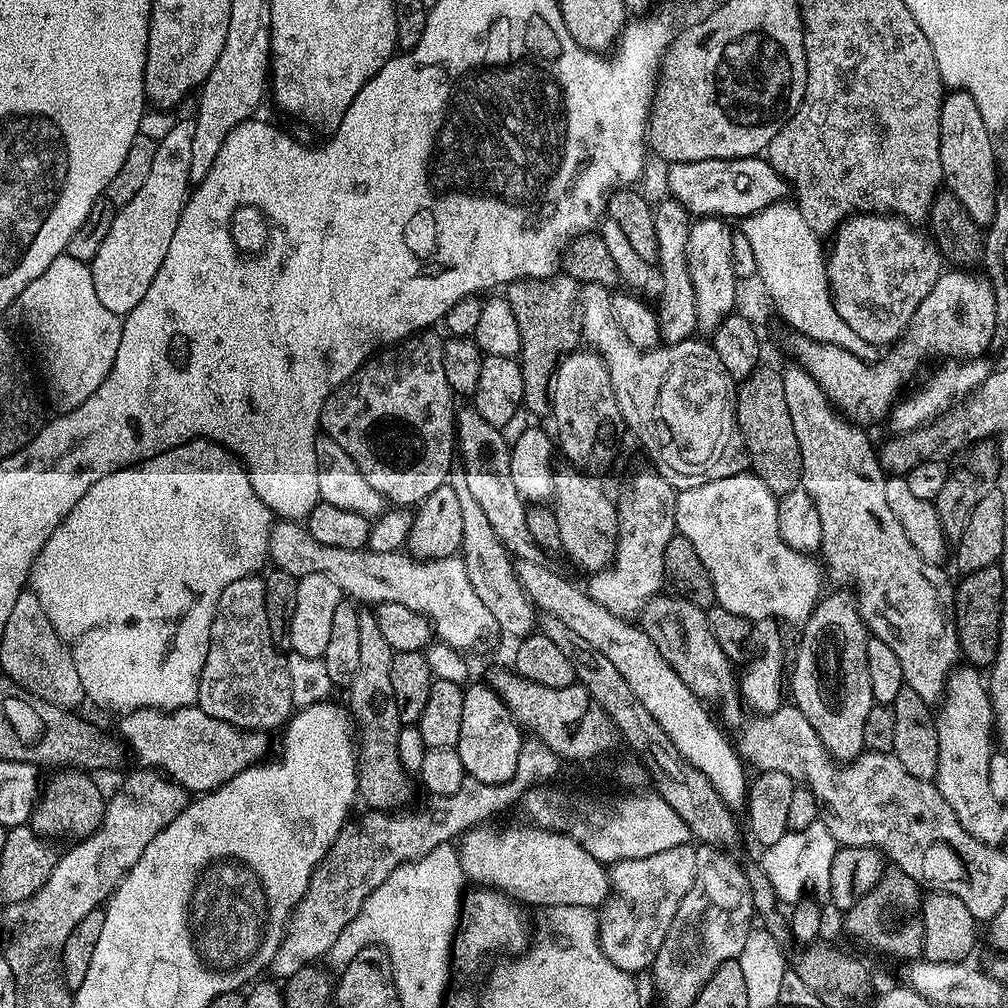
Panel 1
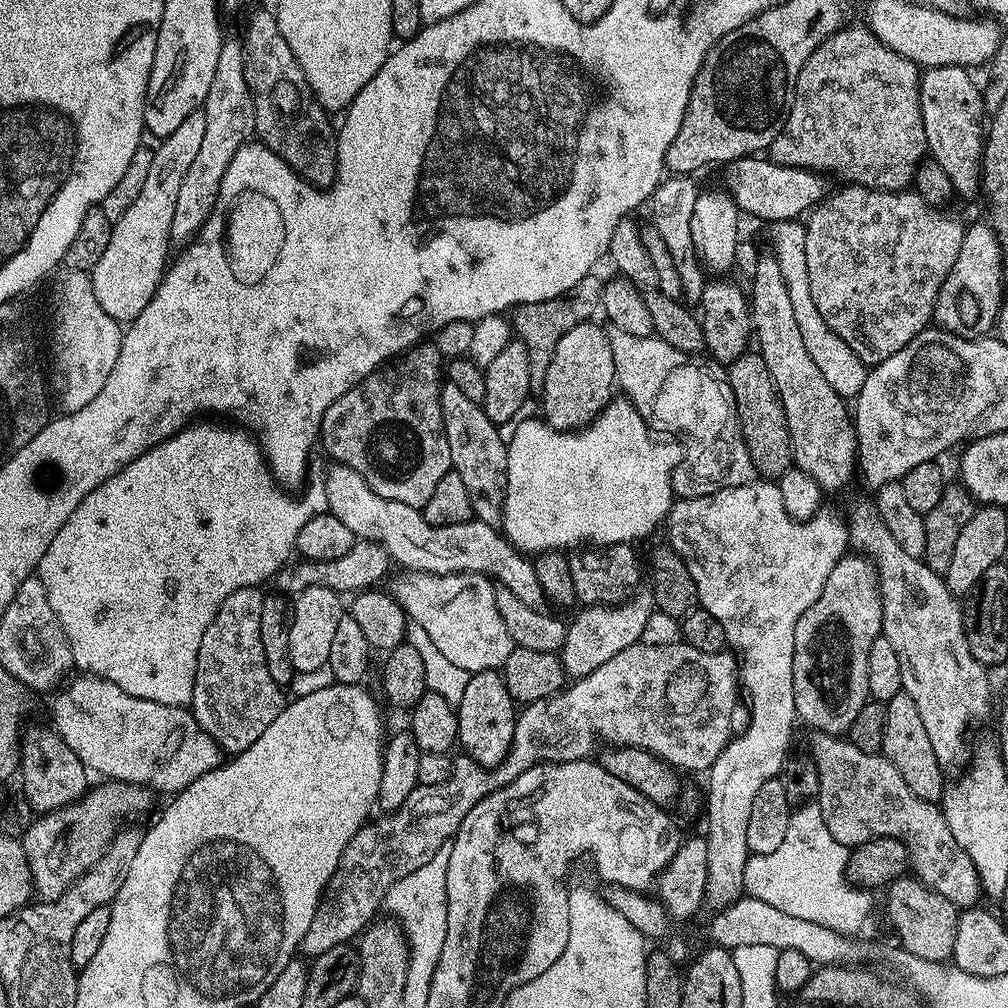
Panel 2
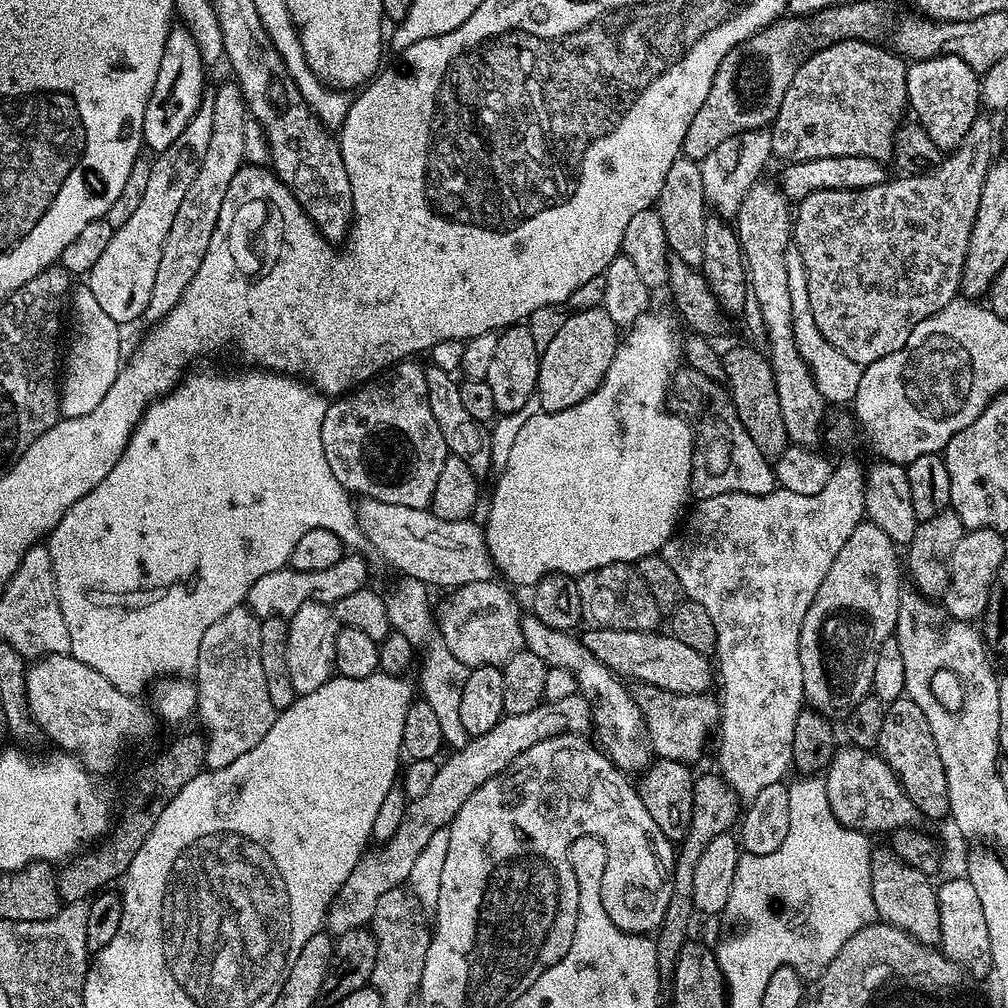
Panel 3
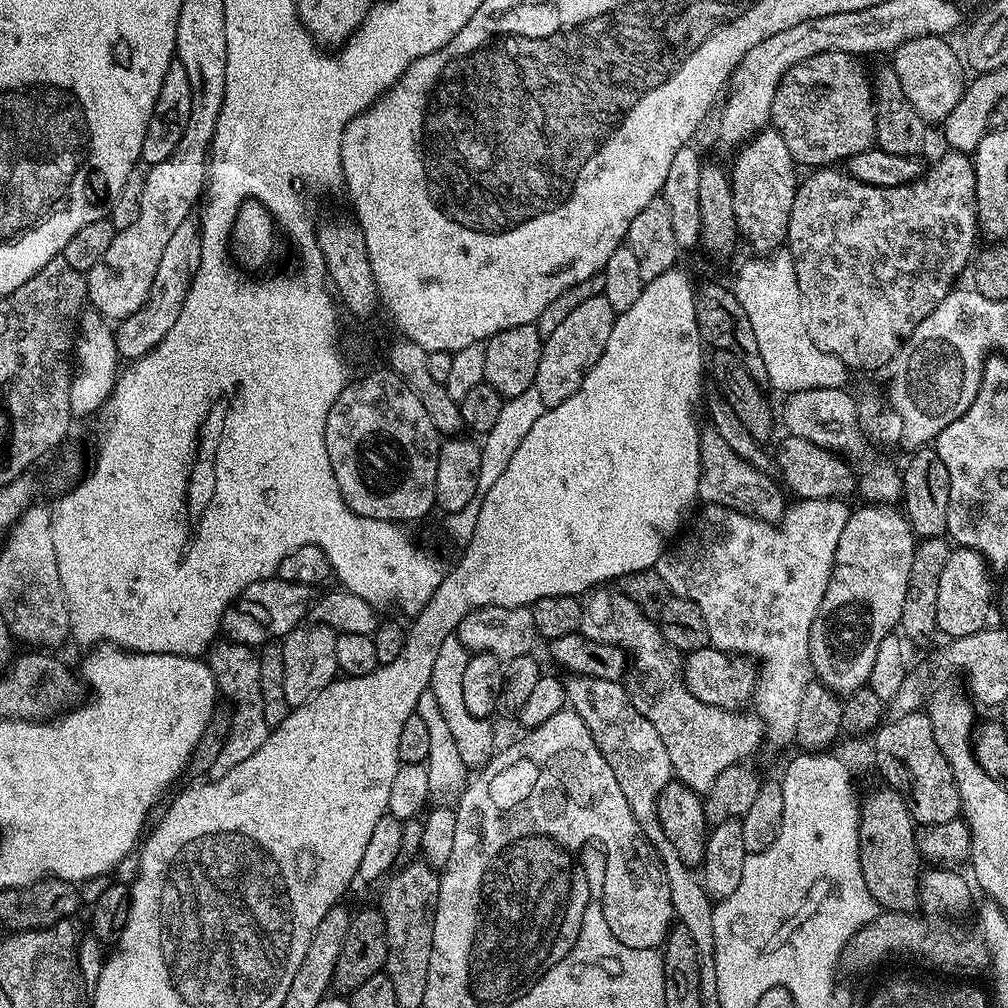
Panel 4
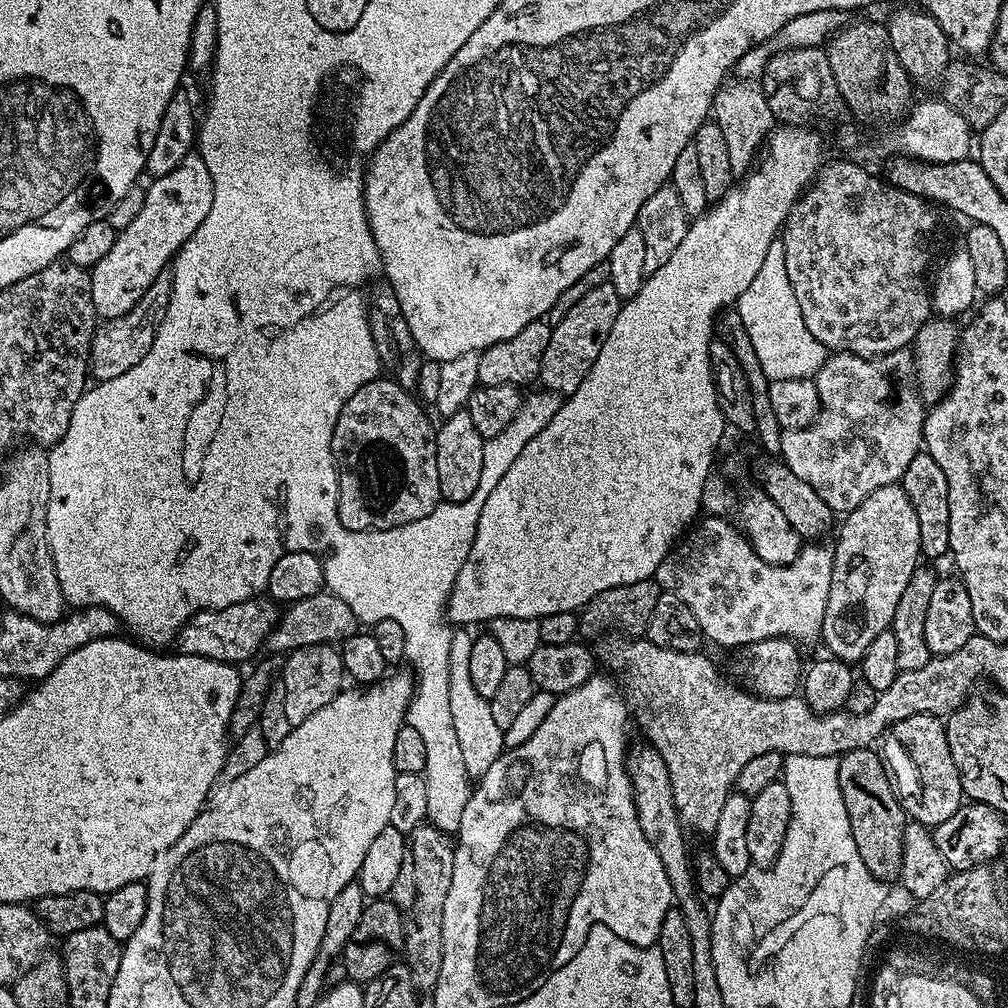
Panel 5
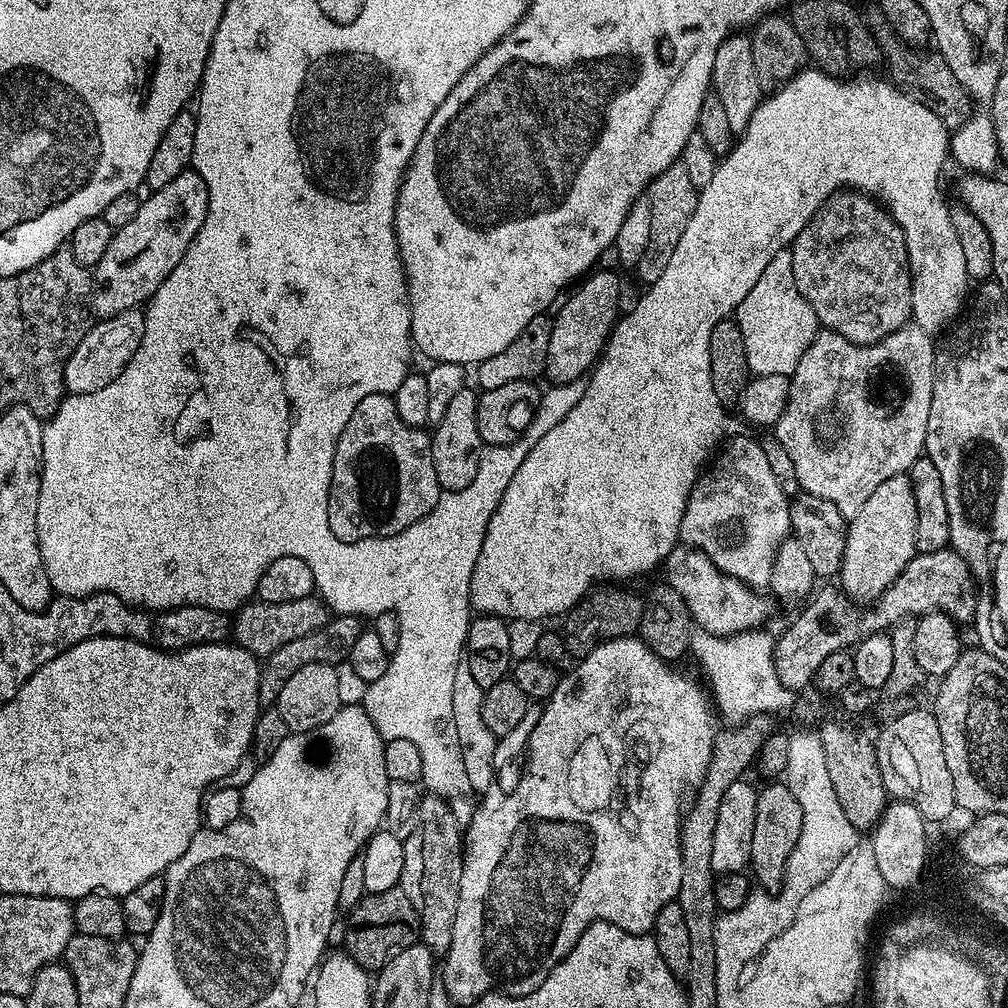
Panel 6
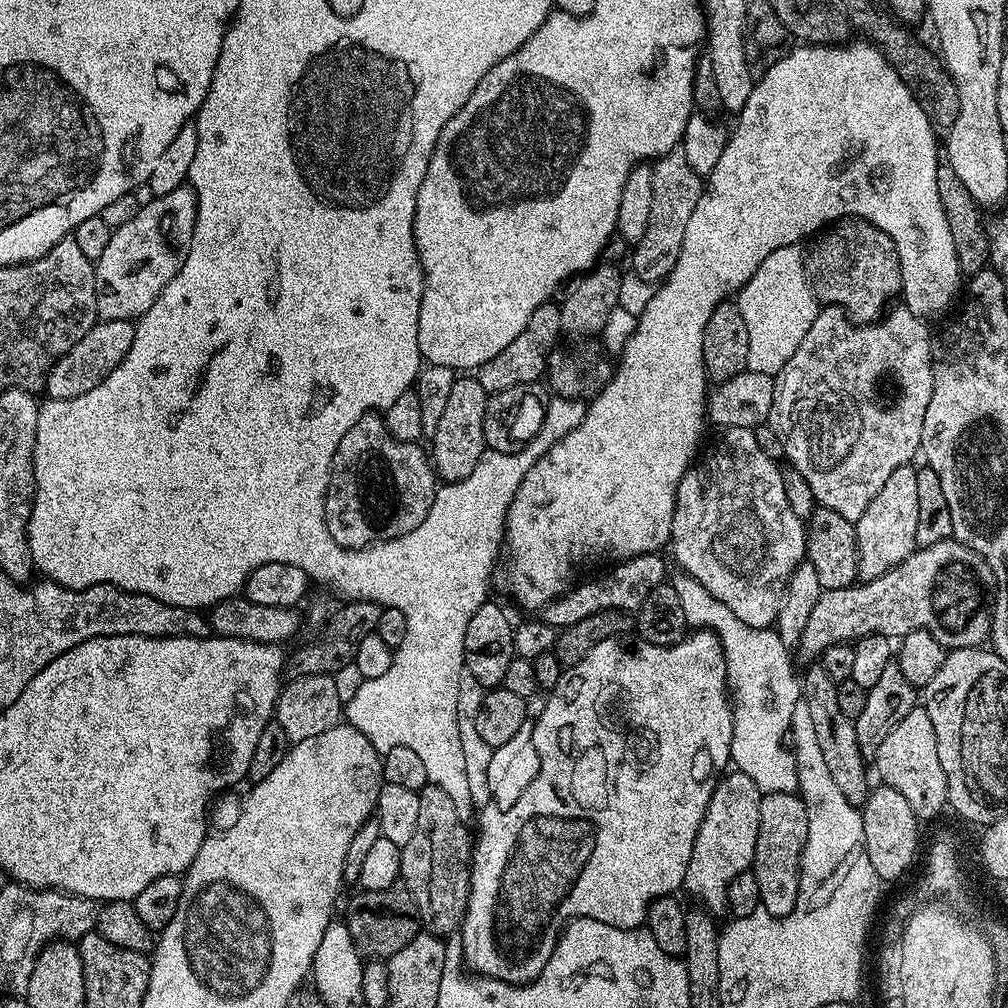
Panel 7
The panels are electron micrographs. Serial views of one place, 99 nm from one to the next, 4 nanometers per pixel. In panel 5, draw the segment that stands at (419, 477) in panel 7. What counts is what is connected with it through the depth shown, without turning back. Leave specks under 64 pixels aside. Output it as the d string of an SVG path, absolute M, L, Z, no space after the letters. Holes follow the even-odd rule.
M377 378L368 380L366 386L352 389L350 398L336 414L336 425L330 437L330 451L336 460L336 517L346 526L346 530L355 532L371 532L394 526L406 526L406 522L418 522L418 518L426 518L441 503L440 487L438 486L438 458L436 457L436 428L430 417L424 413L425 405L409 389L397 384L395 379Z

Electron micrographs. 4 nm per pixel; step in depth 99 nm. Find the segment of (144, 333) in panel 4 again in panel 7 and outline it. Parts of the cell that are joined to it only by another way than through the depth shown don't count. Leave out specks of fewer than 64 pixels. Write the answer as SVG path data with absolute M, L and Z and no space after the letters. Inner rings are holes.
M100 320L48 371L46 377L47 399L52 402L63 402L70 398L86 396L90 390L99 386L107 376L128 356L130 346L136 340L136 324L130 320Z

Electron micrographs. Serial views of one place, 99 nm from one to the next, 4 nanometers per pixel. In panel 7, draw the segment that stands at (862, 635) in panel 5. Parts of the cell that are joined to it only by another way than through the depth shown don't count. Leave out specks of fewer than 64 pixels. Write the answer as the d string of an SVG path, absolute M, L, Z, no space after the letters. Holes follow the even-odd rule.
M903 464L886 478L886 483L870 506L866 506L862 518L854 521L858 546L858 577L861 581L873 580L898 566L916 551L918 534L918 474L912 464Z

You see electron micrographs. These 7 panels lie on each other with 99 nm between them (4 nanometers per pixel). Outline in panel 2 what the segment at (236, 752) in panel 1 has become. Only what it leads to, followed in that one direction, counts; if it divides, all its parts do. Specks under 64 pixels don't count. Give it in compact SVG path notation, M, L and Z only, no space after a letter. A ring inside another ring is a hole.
M73 675L55 693L57 696L52 700L50 724L64 739L66 746L70 746L74 754L78 754L89 773L96 775L97 772L100 778L121 780L127 784L147 784L158 794L175 794L190 786L190 782L202 778L202 774L220 767L222 751L219 745L198 724L187 707L176 702L138 698L133 693L122 690L119 684L110 682L105 676L80 675L84 676Z

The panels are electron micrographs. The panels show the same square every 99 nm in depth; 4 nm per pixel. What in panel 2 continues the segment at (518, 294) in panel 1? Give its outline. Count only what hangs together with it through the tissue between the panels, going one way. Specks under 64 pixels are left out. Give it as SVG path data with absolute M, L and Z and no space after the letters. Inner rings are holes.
M590 274L582 278L582 282L578 282L578 286L574 286L565 296L515 305L510 316L510 323L514 329L515 339L521 340L526 346L526 354L530 354L530 386L534 390L543 389L550 358L554 358L554 349L557 348L558 341L562 339L562 334L595 317L592 315L600 308L600 296L604 292L604 285L603 279L599 280L596 274Z

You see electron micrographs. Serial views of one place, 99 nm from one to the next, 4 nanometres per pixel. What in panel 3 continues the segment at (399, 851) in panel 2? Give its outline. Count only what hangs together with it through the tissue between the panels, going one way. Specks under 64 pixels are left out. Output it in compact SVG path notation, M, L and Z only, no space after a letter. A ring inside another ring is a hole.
M640 686L634 695L644 715L644 731L649 745L661 760L693 762L704 752L708 731L717 727L720 706L712 694L698 696L677 696L674 692L663 692L660 688ZM573 694L561 700L541 702L527 714L507 714L494 726L494 730L486 730L486 734L473 736L464 748L455 749L452 756L445 755L434 774L434 786L422 794L422 798L411 801L405 810L402 824L394 836L379 846L372 846L365 851L364 857L350 870L350 878L342 882L338 894L328 907L326 928L333 937L346 934L346 930L358 930L371 925L374 906L378 906L378 898L382 894L401 887L407 881L410 870L414 870L414 862L418 862L418 854L426 848L430 838L440 828L447 828L452 819L462 810L462 802L482 786L490 778L502 774L530 746L542 742L551 736L568 734L584 734L589 731L592 722L592 704L585 697Z

